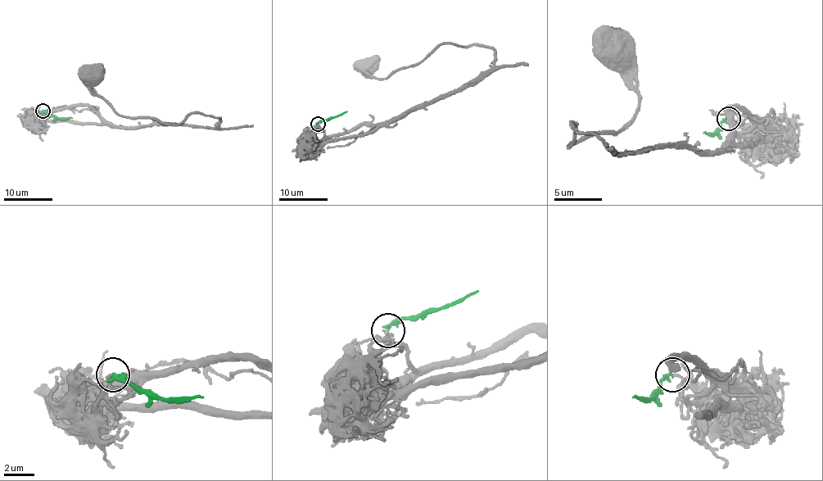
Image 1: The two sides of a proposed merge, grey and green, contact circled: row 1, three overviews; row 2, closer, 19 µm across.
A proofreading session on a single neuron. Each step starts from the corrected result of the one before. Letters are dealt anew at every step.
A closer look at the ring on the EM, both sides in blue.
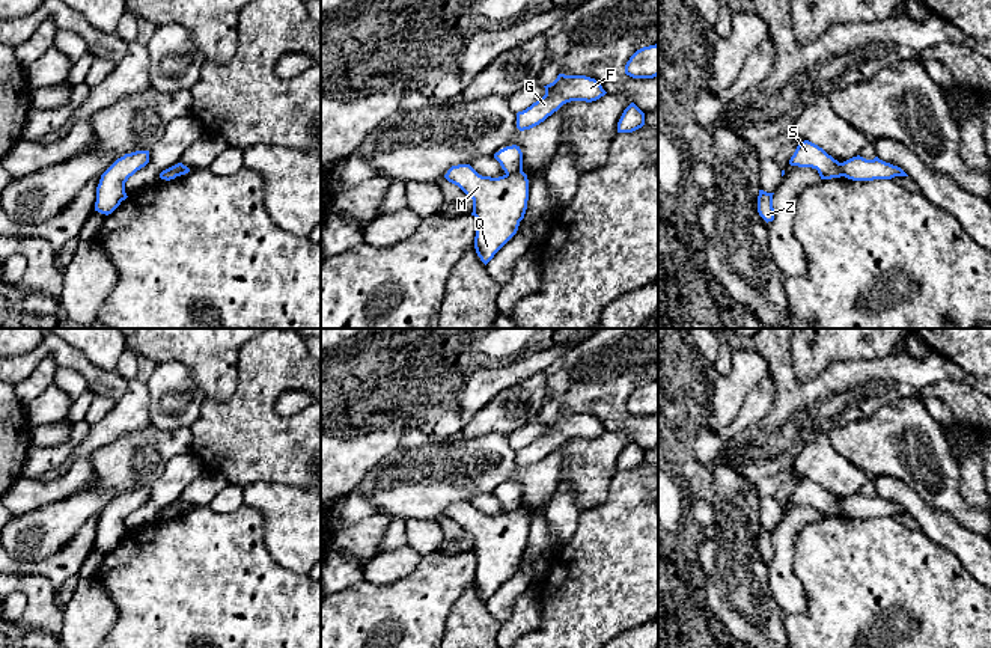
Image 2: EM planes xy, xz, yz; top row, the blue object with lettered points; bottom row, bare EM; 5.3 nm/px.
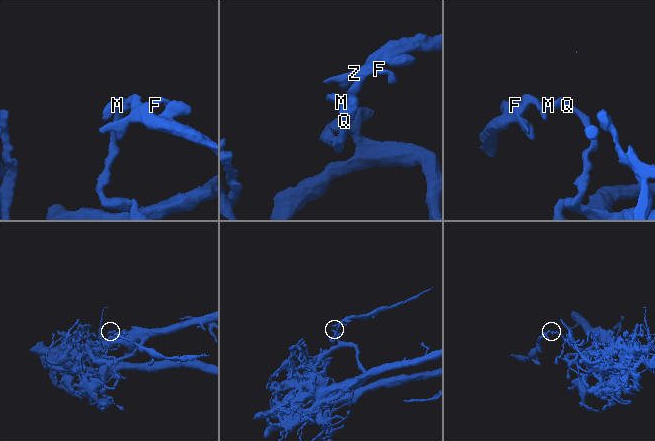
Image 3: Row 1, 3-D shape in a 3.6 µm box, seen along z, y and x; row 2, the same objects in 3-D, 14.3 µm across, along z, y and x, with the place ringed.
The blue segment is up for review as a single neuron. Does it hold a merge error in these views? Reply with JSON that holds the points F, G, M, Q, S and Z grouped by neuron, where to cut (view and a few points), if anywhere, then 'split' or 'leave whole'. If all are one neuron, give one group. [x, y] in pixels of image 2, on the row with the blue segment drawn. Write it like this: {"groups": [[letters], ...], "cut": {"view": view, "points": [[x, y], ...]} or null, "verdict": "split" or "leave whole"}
{"groups": [["F", "G", "S", "Z"], ["M", "Q"]], "cut": {"view": "xz", "points": [[521, 169], [506, 175]]}, "verdict": "split"}

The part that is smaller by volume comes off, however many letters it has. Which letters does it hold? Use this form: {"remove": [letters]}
{"remove": ["F", "G", "S", "Z"]}

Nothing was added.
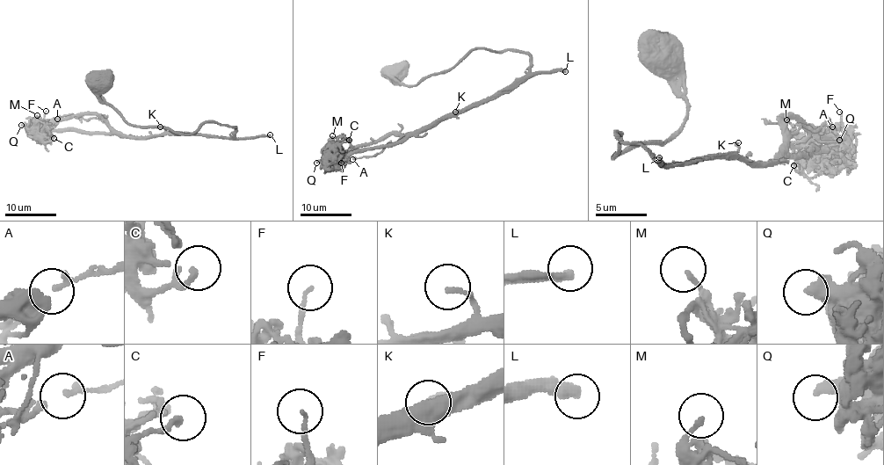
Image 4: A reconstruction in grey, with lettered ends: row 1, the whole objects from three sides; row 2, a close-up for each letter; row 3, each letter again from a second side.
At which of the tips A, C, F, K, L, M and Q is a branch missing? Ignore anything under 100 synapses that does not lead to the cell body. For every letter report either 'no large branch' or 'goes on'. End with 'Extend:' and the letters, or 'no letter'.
A: no large branch
C: no large branch
F: no large branch
K: no large branch
L: goes on
M: no large branch
Q: no large branch
Extend: L

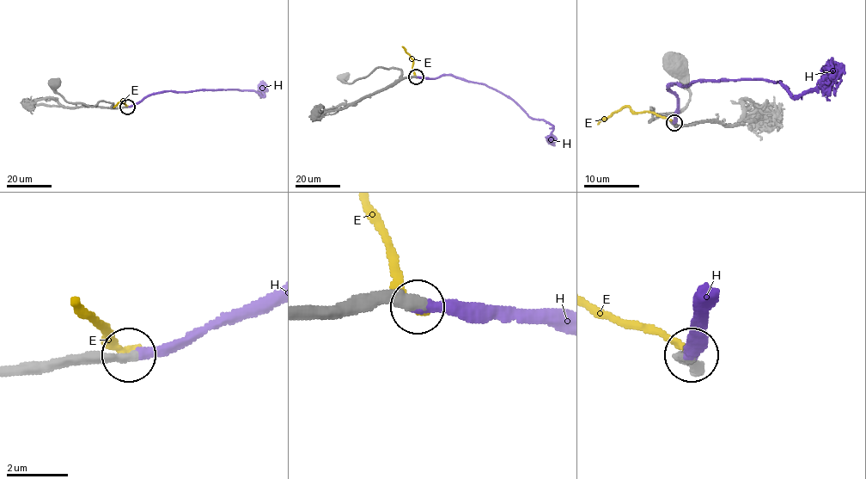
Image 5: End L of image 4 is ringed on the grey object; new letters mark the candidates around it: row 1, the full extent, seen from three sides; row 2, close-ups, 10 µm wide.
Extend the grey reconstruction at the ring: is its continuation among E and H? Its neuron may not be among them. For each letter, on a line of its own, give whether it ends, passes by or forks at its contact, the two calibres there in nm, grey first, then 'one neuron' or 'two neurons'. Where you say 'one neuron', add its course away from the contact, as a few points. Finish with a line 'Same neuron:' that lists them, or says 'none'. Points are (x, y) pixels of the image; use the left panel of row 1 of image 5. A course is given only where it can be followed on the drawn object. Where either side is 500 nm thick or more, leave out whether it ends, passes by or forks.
E: it ends; calibres 380 and 300 nm; two neurons
H: it ends; calibres 360 and 320 nm; one neuron; course (127, 107), (154, 94), (168, 90), (254, 90), (263, 96), (262, 90), (265, 87)
Same neuron: H

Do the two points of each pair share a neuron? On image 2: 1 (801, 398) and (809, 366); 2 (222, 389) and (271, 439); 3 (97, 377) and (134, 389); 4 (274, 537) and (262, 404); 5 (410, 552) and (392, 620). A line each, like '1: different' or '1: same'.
1: different
2: different
3: different
4: same
5: different

